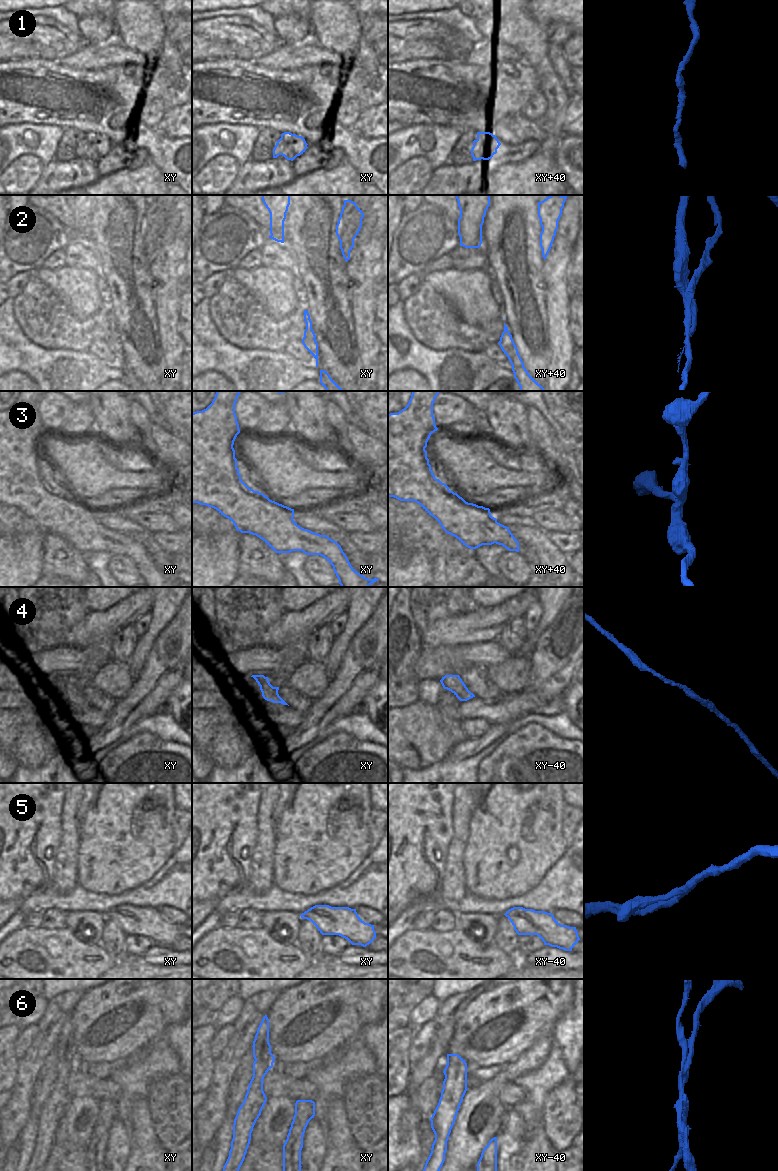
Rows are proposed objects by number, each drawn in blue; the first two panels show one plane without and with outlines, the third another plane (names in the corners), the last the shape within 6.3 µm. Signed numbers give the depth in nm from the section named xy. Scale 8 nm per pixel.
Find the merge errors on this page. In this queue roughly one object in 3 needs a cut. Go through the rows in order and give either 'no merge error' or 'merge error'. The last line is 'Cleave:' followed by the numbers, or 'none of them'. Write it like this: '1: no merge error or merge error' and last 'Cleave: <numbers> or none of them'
1: no merge error
2: merge error
3: no merge error
4: no merge error
5: no merge error
6: merge error
Cleave: 2, 6

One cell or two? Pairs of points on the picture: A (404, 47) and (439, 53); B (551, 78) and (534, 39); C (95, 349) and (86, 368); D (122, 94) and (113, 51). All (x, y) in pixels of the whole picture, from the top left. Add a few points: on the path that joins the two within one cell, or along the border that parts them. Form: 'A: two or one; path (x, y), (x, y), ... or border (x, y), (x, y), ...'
A: one; path (413, 49), (430, 50)
B: one; path (544, 68), (535, 49)
C: two; border (86, 351), (100, 358), (107, 365), (113, 365)
D: two; border (135, 64), (108, 65), (93, 70)

